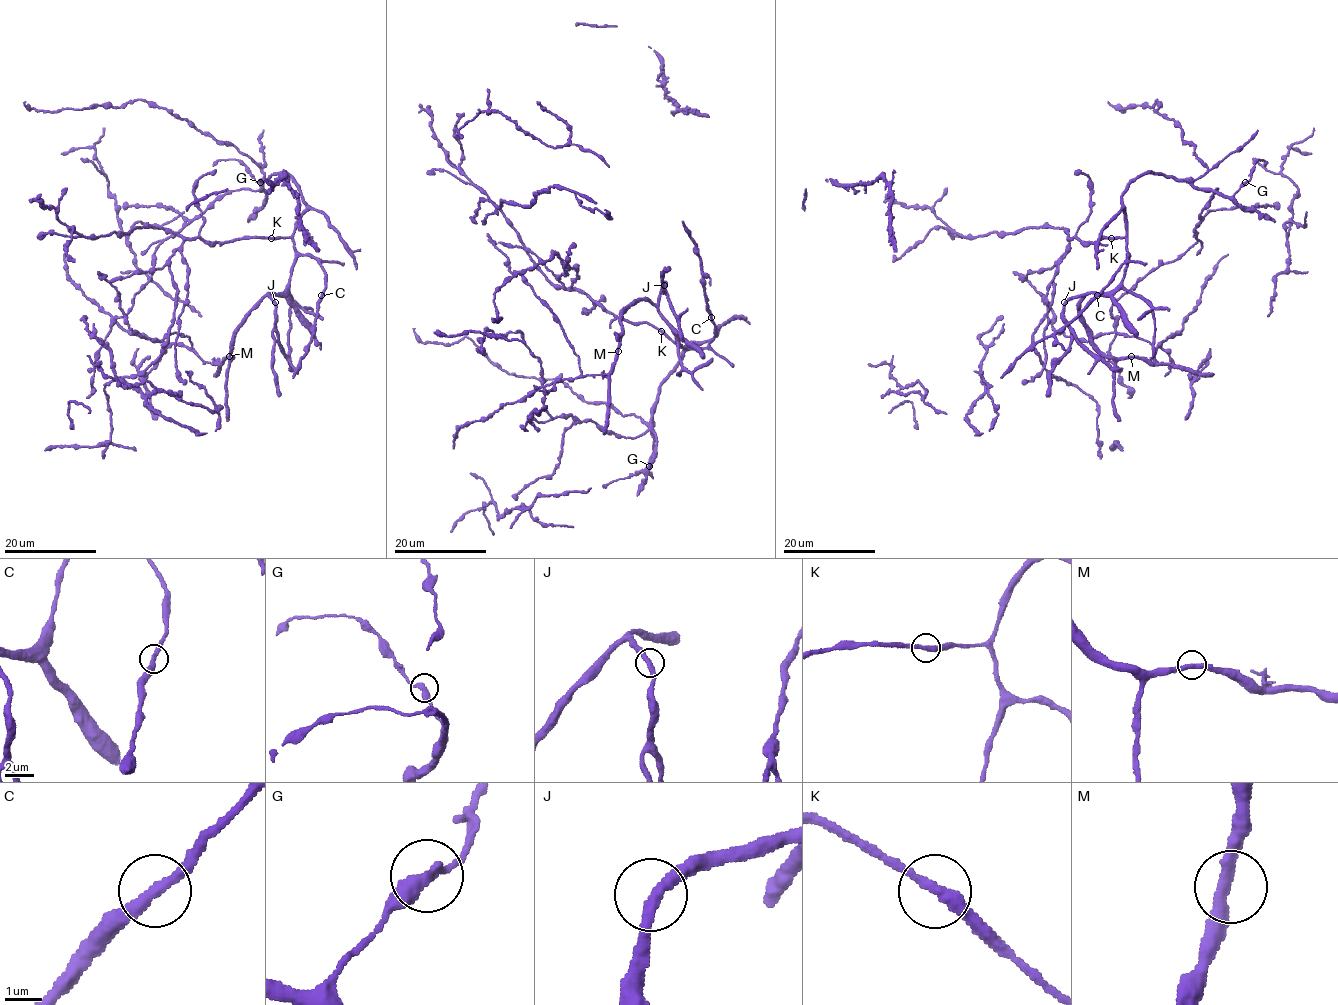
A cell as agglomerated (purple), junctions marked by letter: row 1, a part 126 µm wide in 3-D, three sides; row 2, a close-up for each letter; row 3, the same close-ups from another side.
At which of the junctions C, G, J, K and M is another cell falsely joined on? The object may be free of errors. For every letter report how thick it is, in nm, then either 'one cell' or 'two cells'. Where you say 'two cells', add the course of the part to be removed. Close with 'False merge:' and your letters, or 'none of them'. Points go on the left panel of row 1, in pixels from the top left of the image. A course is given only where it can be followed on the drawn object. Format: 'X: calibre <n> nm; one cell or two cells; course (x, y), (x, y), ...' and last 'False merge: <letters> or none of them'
C: calibre 320 nm; one cell
G: calibre 360 nm; one cell
J: calibre 320 nm; one cell
K: calibre 320 nm; one cell
M: calibre 340 nm; one cell
False merge: none of them

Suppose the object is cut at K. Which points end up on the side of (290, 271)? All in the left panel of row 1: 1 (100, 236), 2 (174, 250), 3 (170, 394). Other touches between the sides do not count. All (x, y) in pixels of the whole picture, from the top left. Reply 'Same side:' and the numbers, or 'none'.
Same side: 3

